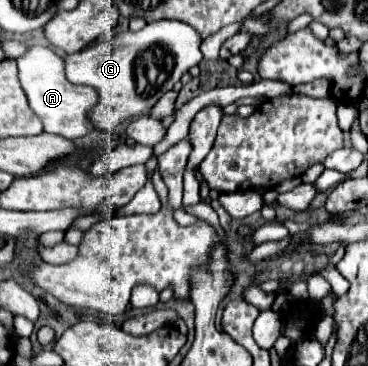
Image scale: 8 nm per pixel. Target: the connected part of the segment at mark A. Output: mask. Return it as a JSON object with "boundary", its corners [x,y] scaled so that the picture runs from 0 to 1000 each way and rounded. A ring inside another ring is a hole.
{"boundary":[[[87,126],[43,169],[49,169],[54,230],[76,262],[82,295],[114,328],[120,361],[201,383],[201,377],[234,372],[250,355],[245,311],[255,301],[255,284],[266,284],[272,273],[266,251],[250,235],[190,230],[185,213],[174,208],[174,164],[163,153],[152,153],[136,131]]]}

